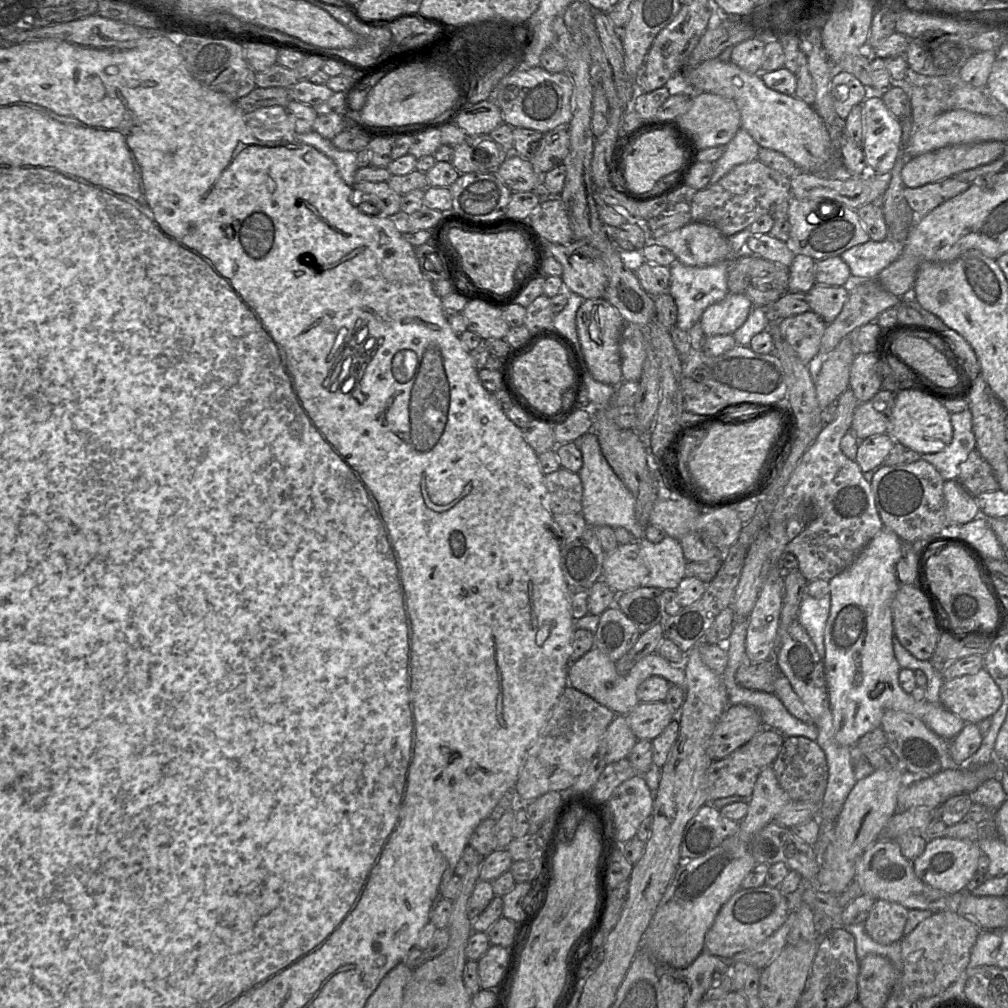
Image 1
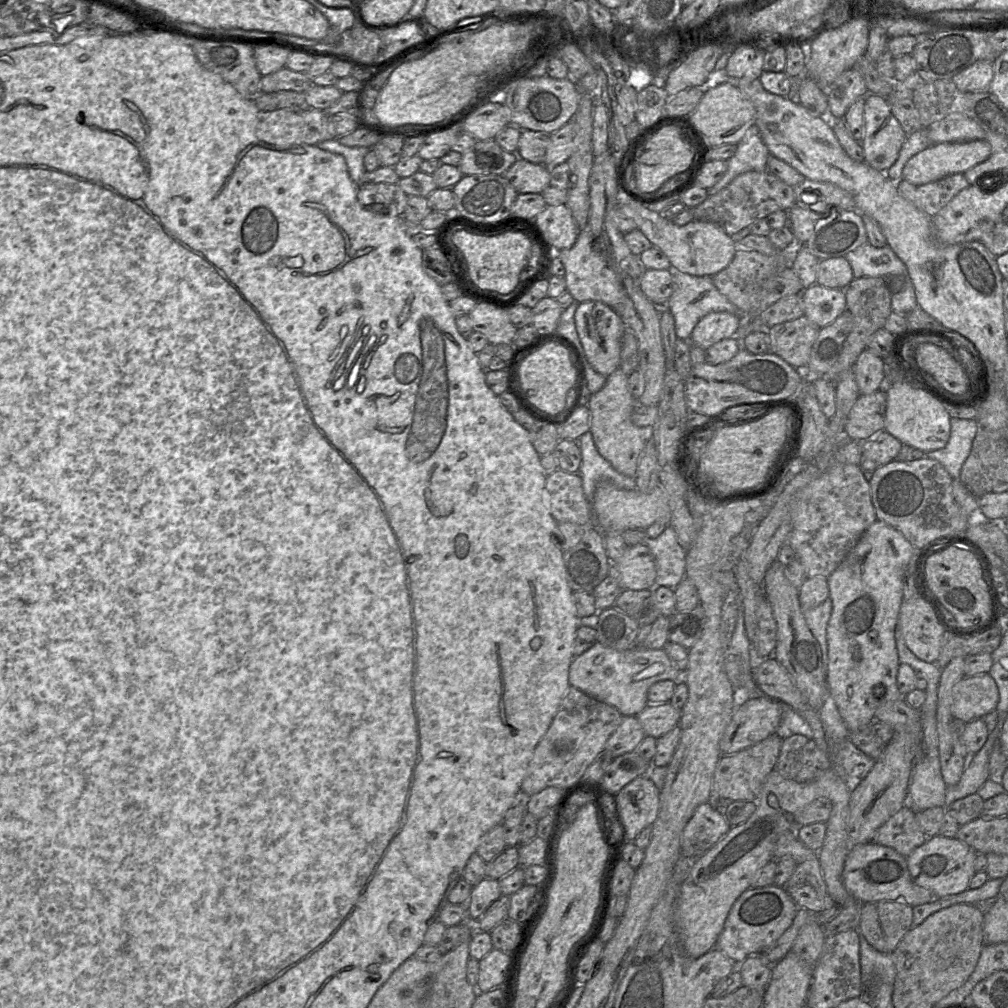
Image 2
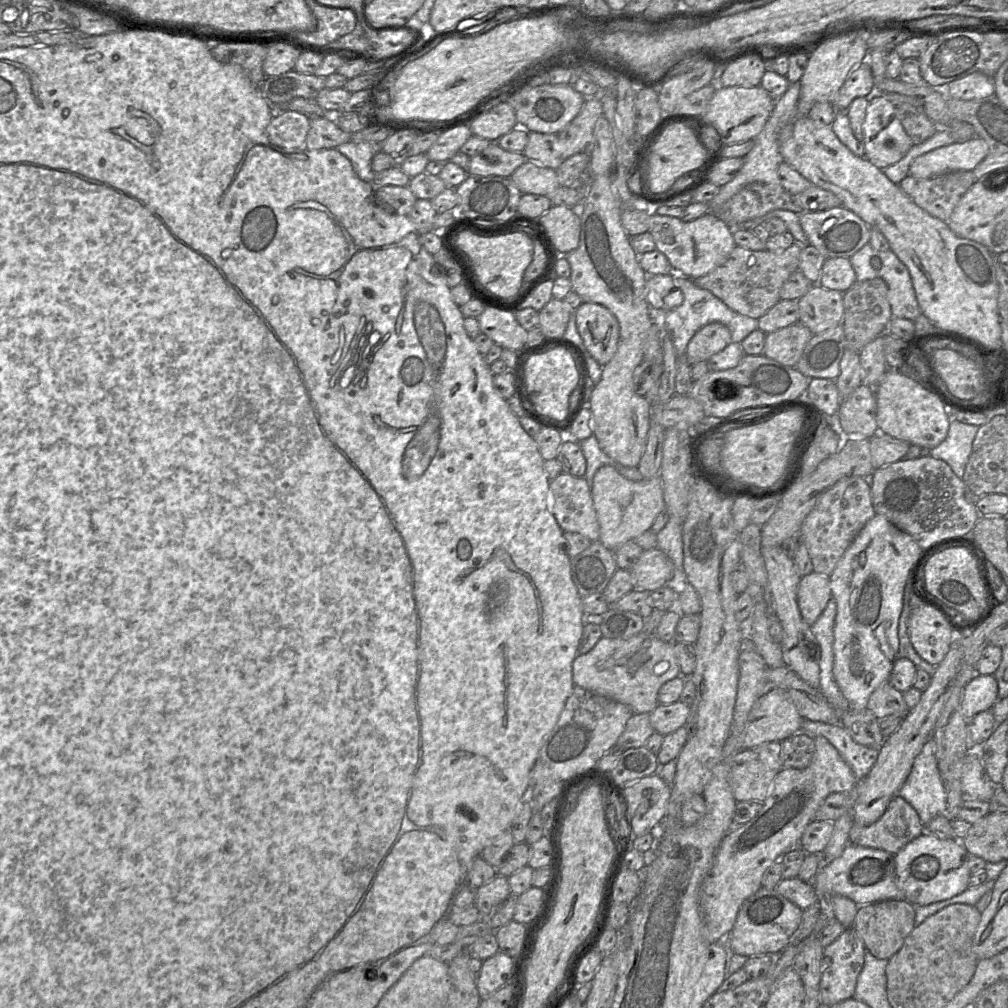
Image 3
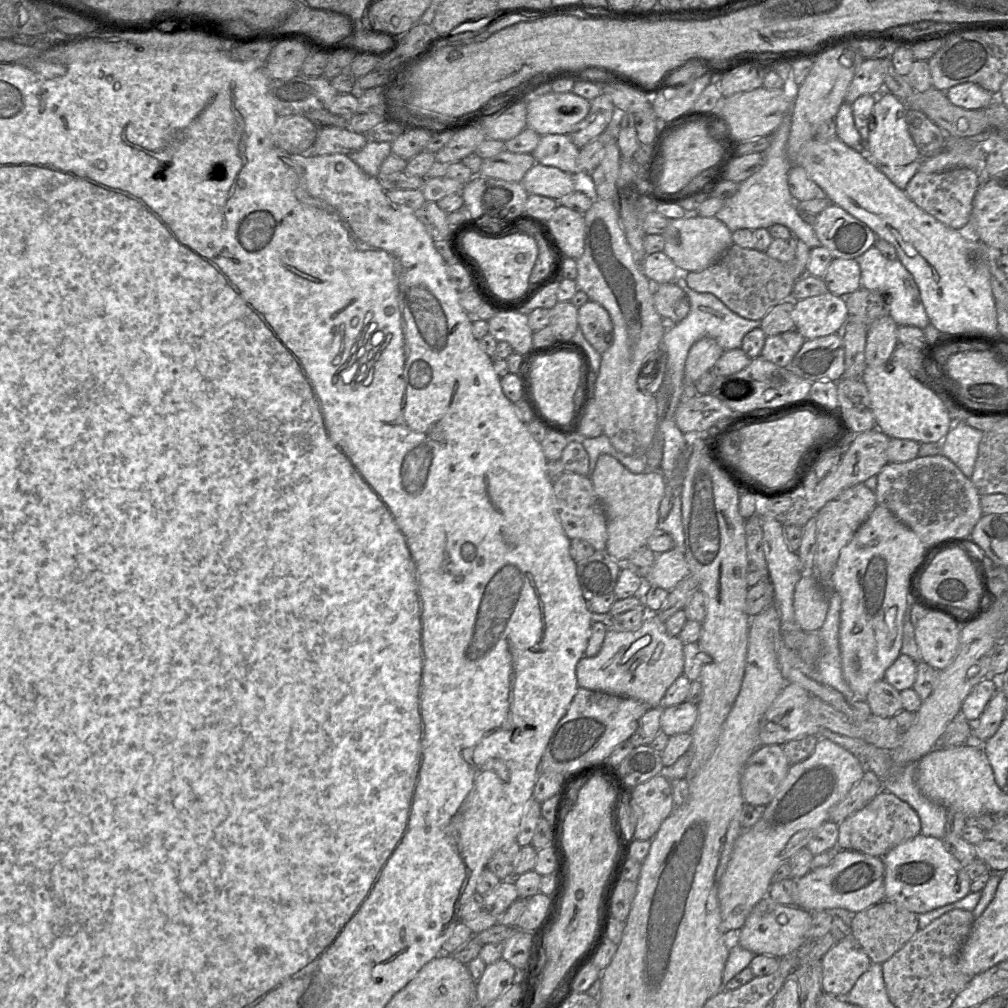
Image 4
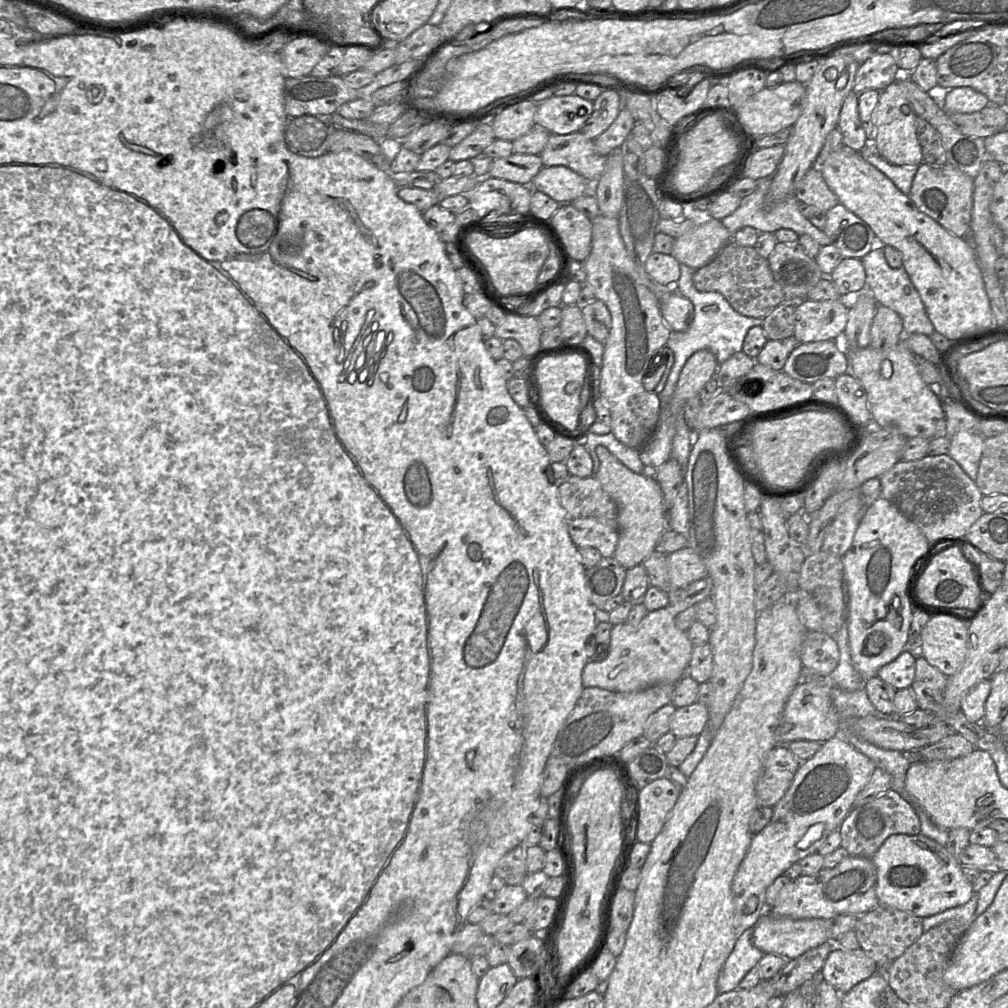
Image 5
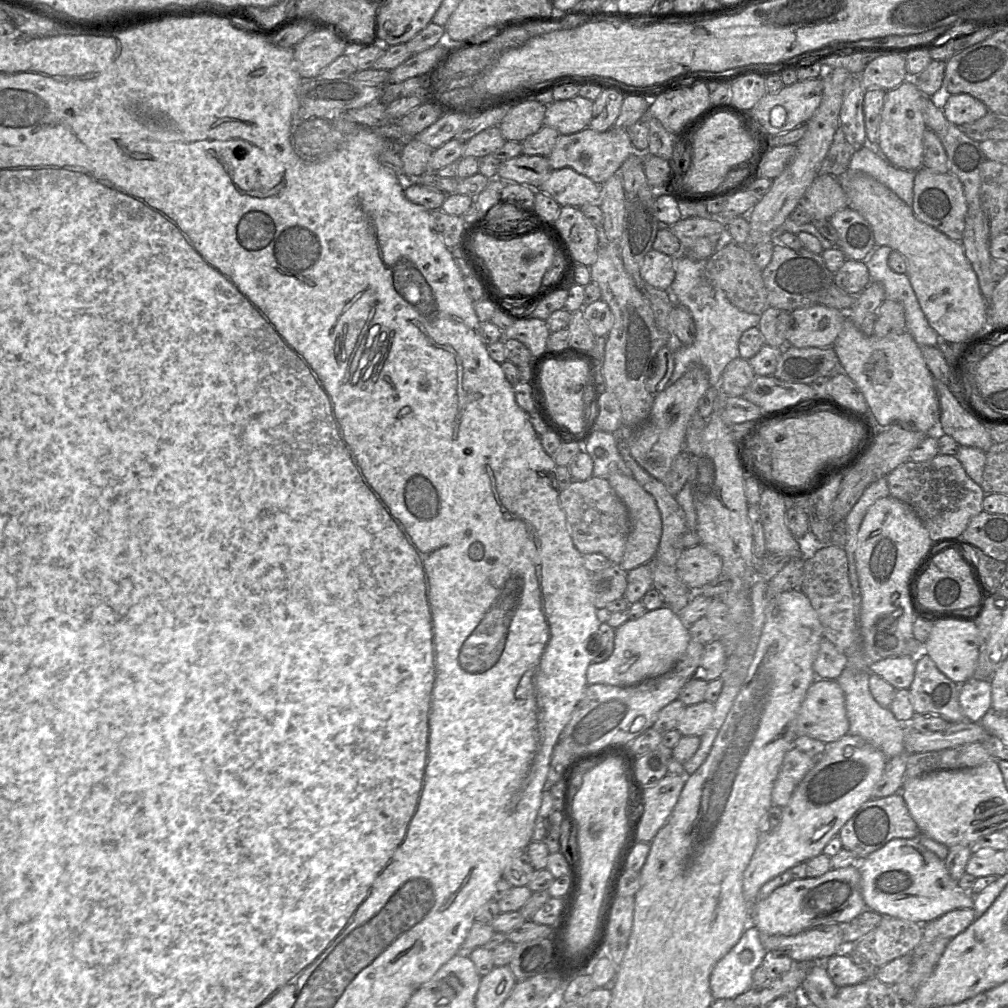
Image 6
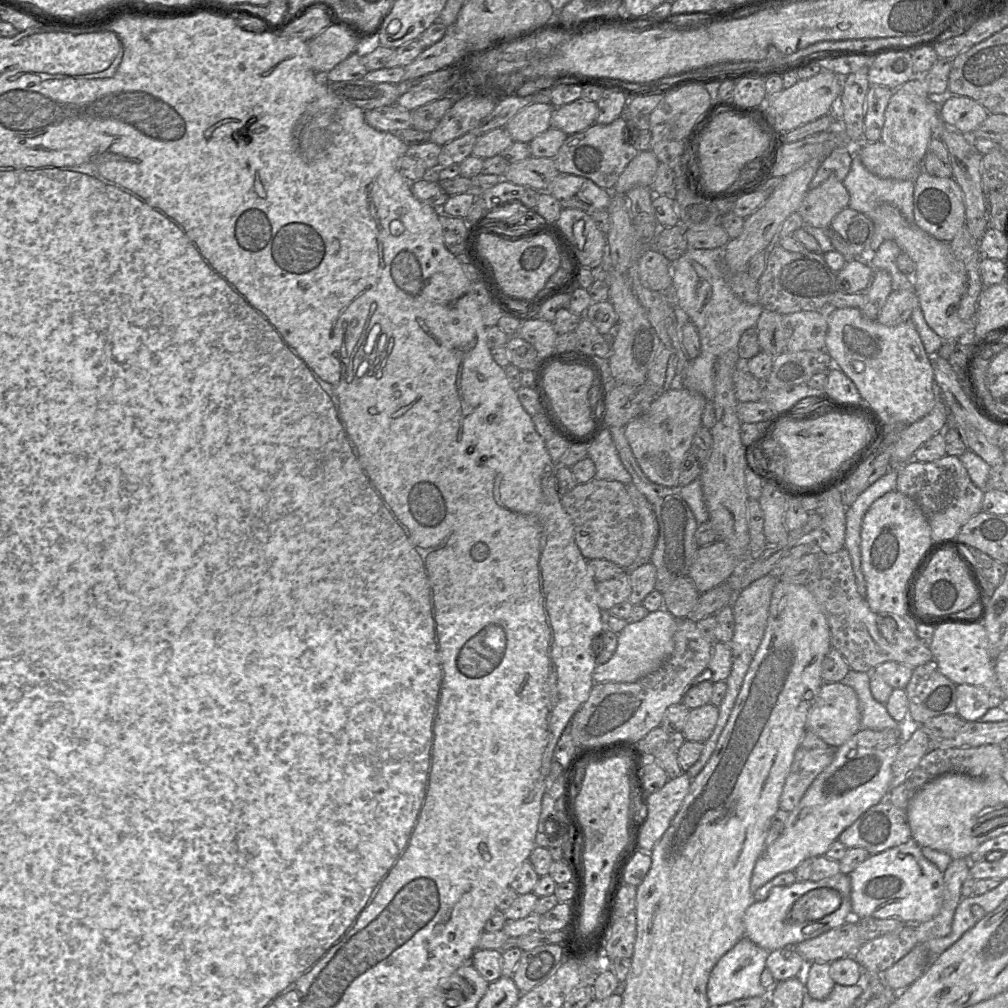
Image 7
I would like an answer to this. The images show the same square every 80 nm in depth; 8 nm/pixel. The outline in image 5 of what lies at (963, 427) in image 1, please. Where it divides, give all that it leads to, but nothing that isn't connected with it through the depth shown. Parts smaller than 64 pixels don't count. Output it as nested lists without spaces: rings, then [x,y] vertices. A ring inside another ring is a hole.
[[[959,431],[950,437],[948,455],[976,480],[986,438],[979,431]]]

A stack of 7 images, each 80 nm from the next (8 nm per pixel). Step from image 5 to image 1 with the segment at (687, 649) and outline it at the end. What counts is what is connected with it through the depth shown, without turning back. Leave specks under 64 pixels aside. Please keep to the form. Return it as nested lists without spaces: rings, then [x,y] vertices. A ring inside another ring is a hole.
[[[593,647],[578,660],[570,664],[568,668],[568,685],[590,696],[616,715],[626,716],[639,703],[636,693],[638,686],[651,676],[661,676],[669,683],[686,691],[684,669],[672,664],[657,653],[644,656],[625,675],[621,675],[616,669],[615,662],[596,647]]]

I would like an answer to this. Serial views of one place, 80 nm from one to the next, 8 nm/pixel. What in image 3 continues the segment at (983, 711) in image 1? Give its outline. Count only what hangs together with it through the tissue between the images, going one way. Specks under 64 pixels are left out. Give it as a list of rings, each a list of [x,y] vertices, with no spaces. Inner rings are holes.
[[[977,675],[964,688],[961,713],[973,719],[978,713],[990,710],[999,699],[998,683],[993,675]]]

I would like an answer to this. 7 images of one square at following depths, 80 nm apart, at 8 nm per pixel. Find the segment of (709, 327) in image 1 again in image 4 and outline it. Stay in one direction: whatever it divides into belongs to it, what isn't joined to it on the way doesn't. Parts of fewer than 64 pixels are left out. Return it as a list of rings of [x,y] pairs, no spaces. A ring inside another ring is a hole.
[[[702,338],[695,342],[686,358],[685,381],[695,383],[706,372],[710,371],[724,350],[712,338]]]

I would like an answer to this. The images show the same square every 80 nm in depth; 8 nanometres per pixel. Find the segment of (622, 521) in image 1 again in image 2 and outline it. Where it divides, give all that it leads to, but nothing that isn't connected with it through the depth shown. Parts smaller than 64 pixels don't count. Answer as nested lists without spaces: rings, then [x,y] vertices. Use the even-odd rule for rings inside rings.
[[[590,431],[582,435],[577,442],[582,455],[579,476],[582,478],[584,494],[591,503],[591,507],[597,484],[602,479],[609,479],[620,489],[636,489],[636,481],[634,478],[616,471],[612,465],[600,455]]]

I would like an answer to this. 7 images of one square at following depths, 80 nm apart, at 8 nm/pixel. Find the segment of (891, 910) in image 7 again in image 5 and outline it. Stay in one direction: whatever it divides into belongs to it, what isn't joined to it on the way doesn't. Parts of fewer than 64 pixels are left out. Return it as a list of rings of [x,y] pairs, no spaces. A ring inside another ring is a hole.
[[[922,834],[890,836],[871,860],[877,871],[876,894],[880,904],[921,918],[961,906],[974,894],[958,859],[945,846]]]

